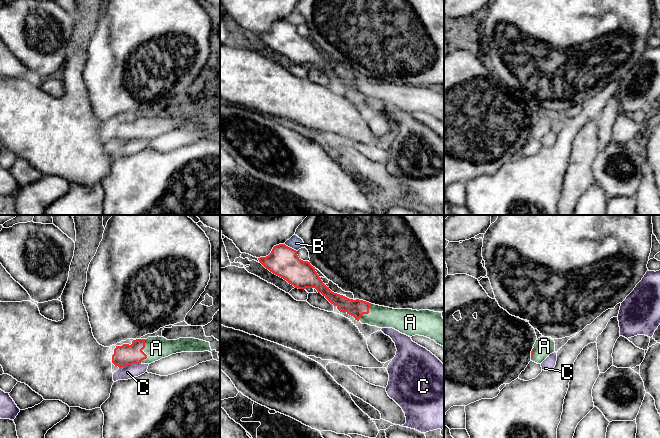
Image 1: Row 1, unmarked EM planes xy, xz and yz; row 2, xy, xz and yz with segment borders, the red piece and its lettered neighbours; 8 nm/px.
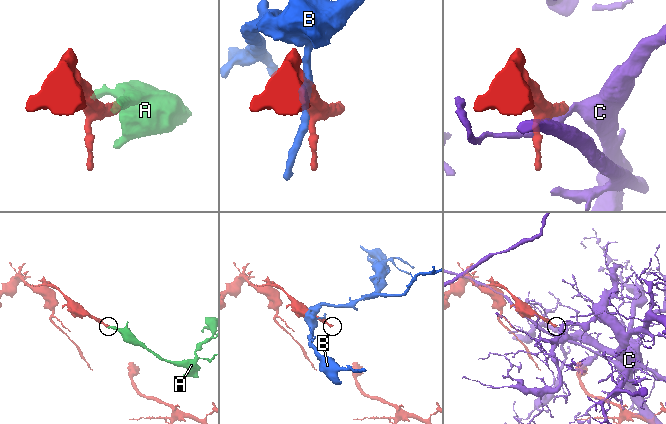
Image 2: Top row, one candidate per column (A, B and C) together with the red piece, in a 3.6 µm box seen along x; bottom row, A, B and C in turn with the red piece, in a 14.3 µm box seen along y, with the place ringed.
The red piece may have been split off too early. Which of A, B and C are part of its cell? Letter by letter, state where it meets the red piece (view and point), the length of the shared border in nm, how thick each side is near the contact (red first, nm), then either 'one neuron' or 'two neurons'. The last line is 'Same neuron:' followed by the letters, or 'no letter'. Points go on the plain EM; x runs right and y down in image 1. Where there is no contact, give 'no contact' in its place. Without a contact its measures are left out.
A: xy (142, 127) | 200 nm | 170/190 nm | one neuron
B: xz (289, 23) | 120 nm | 260/110 nm | two neurons
C: xy (129, 140) | 180 nm | 170/110 nm | two neurons
Same neuron: A

